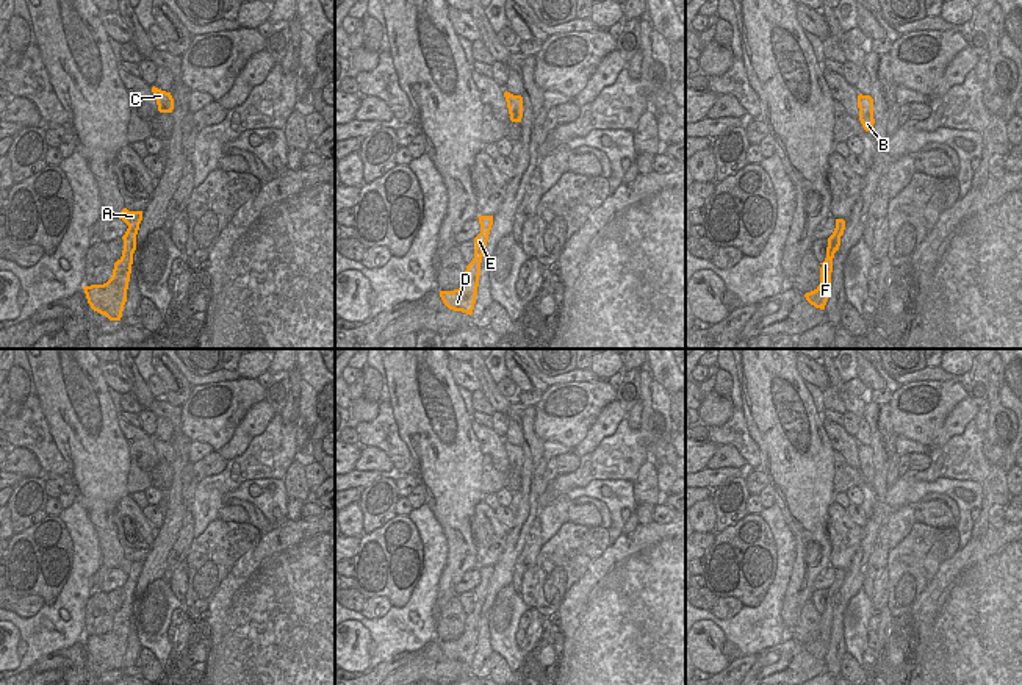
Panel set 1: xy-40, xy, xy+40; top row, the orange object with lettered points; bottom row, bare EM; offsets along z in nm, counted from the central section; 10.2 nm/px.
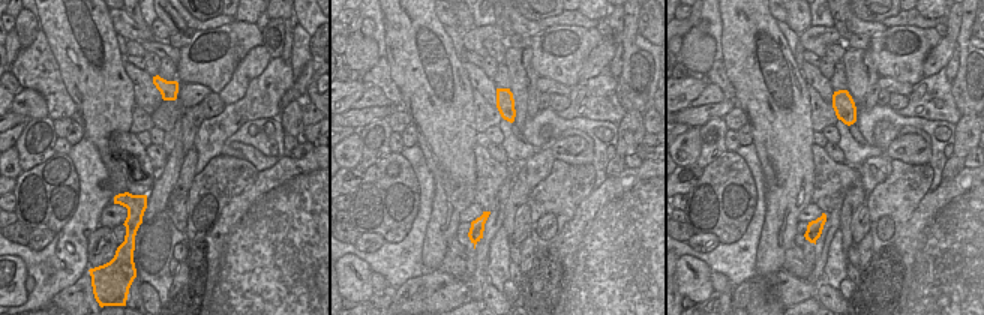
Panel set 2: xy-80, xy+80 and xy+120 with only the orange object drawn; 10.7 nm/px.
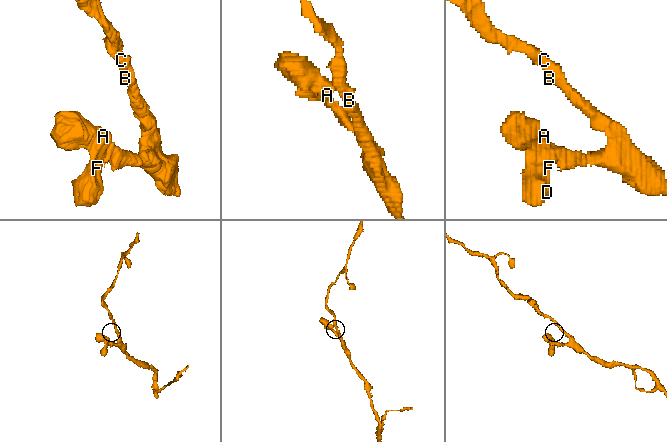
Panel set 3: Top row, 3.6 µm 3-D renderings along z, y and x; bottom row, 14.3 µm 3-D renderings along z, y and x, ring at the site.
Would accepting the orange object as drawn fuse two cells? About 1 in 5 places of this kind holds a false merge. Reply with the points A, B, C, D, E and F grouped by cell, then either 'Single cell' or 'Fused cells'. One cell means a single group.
Groups: A D E F / B C. Fused cells.

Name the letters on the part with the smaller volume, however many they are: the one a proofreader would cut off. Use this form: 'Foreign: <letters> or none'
Foreign: A, D, E, F

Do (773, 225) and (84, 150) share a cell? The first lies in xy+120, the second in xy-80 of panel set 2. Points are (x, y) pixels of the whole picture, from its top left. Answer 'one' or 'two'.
two

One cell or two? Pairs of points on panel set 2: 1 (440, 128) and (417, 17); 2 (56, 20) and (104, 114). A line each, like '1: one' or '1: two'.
1: one
2: one

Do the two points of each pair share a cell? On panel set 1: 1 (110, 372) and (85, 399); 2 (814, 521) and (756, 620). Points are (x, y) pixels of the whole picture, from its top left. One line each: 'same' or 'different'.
1: different
2: different

